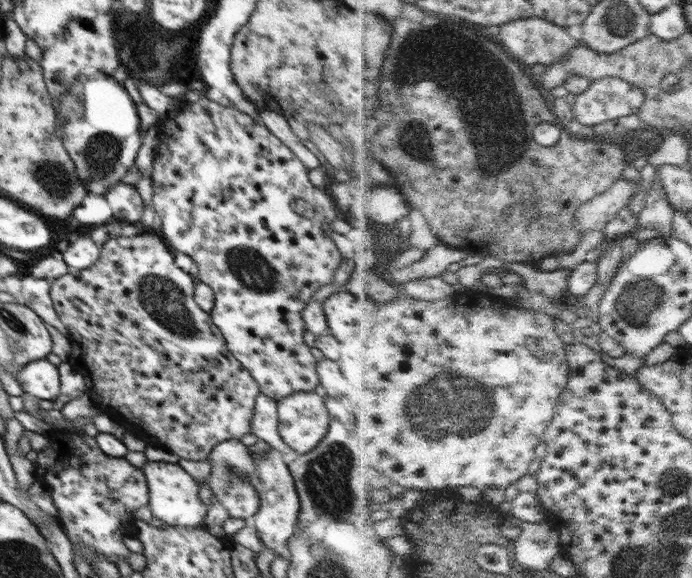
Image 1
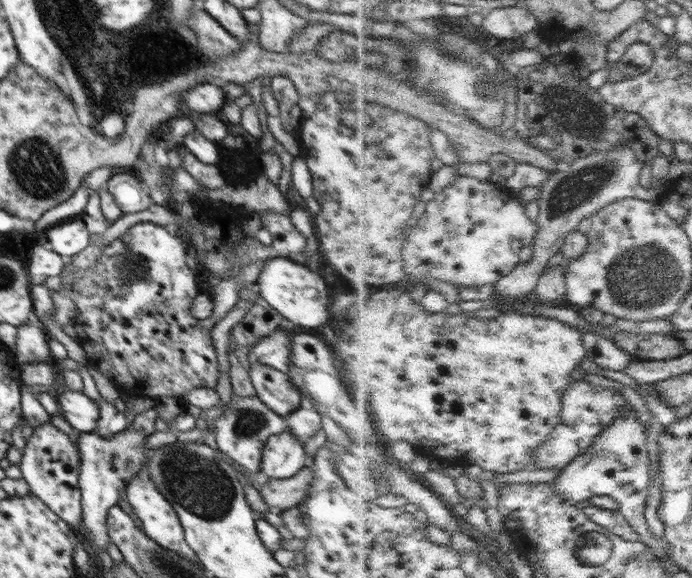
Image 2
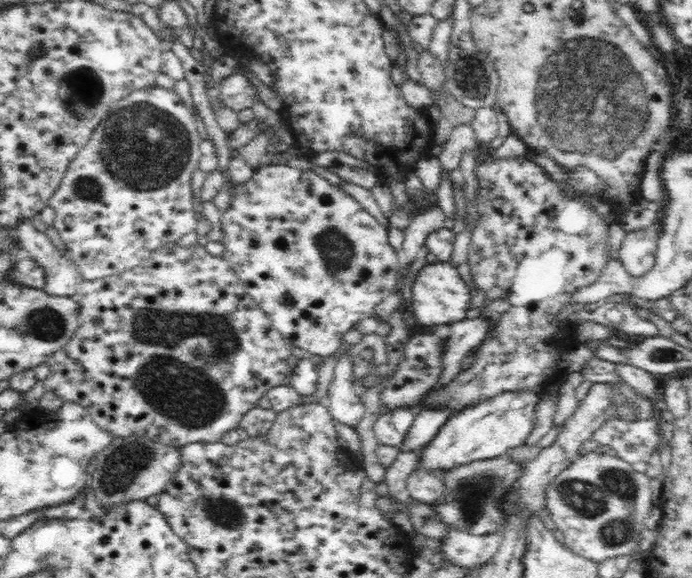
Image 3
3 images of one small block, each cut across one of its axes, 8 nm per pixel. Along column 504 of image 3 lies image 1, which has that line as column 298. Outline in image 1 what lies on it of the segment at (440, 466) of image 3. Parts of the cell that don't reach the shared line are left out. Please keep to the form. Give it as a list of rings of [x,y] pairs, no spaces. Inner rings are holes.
[[[319,390],[277,400],[281,439],[298,455],[310,452],[329,429],[331,416]]]

